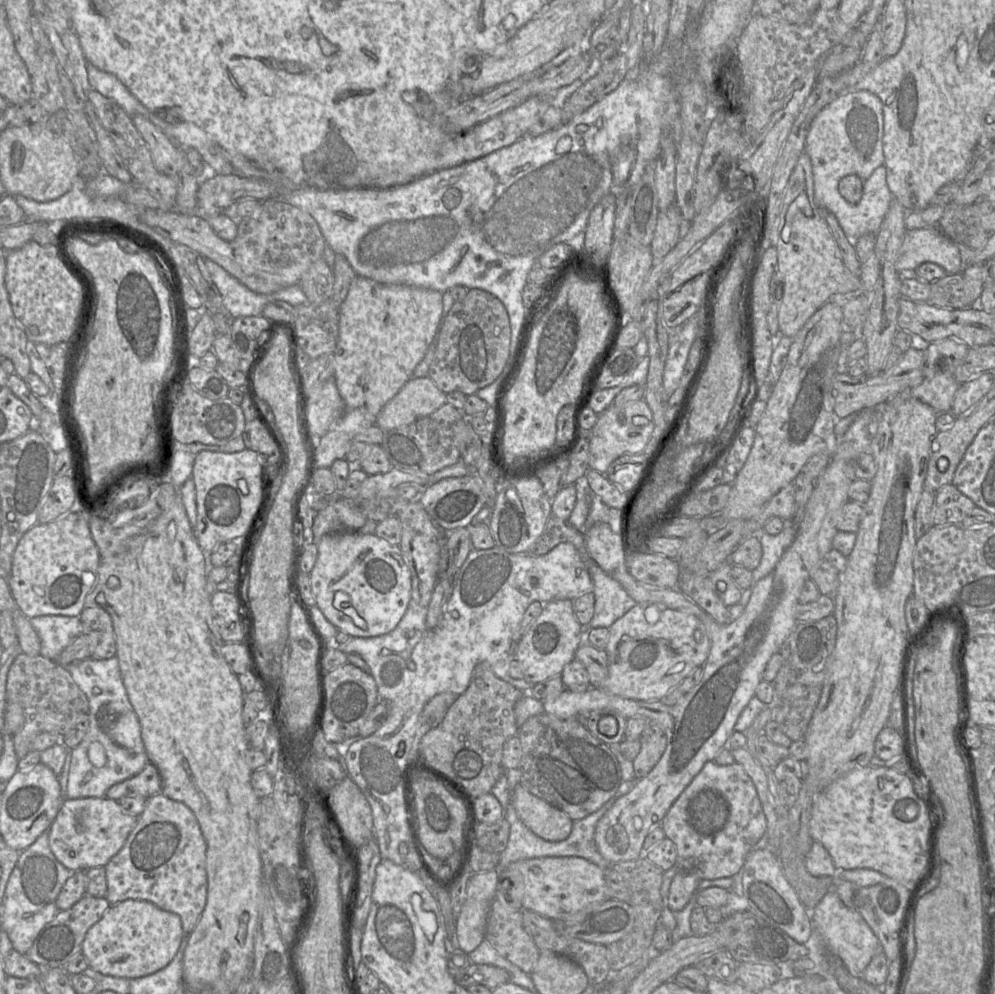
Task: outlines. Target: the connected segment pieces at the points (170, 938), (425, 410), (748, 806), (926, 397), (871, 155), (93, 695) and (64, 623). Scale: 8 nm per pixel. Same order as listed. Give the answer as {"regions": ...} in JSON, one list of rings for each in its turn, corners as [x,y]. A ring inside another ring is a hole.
{"regions":[[[[126,899],[111,905],[100,920],[89,928],[81,953],[88,966],[103,974],[119,978],[140,978],[166,967],[185,937],[180,917],[153,903]]],[[[427,376],[411,378],[379,412],[375,424],[389,431],[428,416],[446,403],[442,392]]],[[[709,761],[672,804],[661,827],[676,845],[676,866],[680,871],[695,872],[702,880],[712,880],[733,877],[741,870],[747,854],[766,832],[767,821],[754,783],[743,766],[736,762],[721,766]]],[[[956,339],[930,342],[924,353],[924,379],[907,393],[929,405],[937,414],[951,411],[954,395],[960,386],[954,372],[965,360],[969,349]]],[[[868,90],[840,93],[814,119],[806,138],[805,150],[811,159],[816,203],[831,212],[847,237],[857,240],[865,234],[876,235],[894,199],[886,181],[883,153],[884,116],[879,97]],[[848,175],[857,175],[864,181],[863,195],[857,204],[851,204],[840,194],[839,182]]],[[[116,656],[102,660],[95,660],[90,657],[80,662],[73,662],[67,668],[75,683],[88,697],[88,717],[90,722],[89,729],[81,743],[70,750],[71,761],[67,784],[67,798],[105,797],[110,787],[139,774],[149,763],[141,737],[141,726],[128,699]]],[[[38,616],[31,618],[30,623],[41,641],[39,655],[55,661],[82,634],[82,624],[78,616]]]]}

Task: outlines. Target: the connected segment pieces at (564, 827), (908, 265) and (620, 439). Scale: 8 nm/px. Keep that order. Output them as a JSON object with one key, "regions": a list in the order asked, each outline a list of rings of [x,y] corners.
{"regions":[[[[521,784],[514,787],[511,804],[522,823],[546,841],[565,840],[572,831],[573,821],[566,813],[533,795]]],[[[938,227],[907,230],[895,264],[896,270],[901,278],[917,278],[914,270],[926,262],[939,265],[947,274],[959,273],[964,269],[958,247]]],[[[644,399],[629,401],[621,406],[613,404],[598,414],[589,442],[589,468],[606,474],[611,463],[624,454],[642,453],[655,432],[652,412]]]]}

